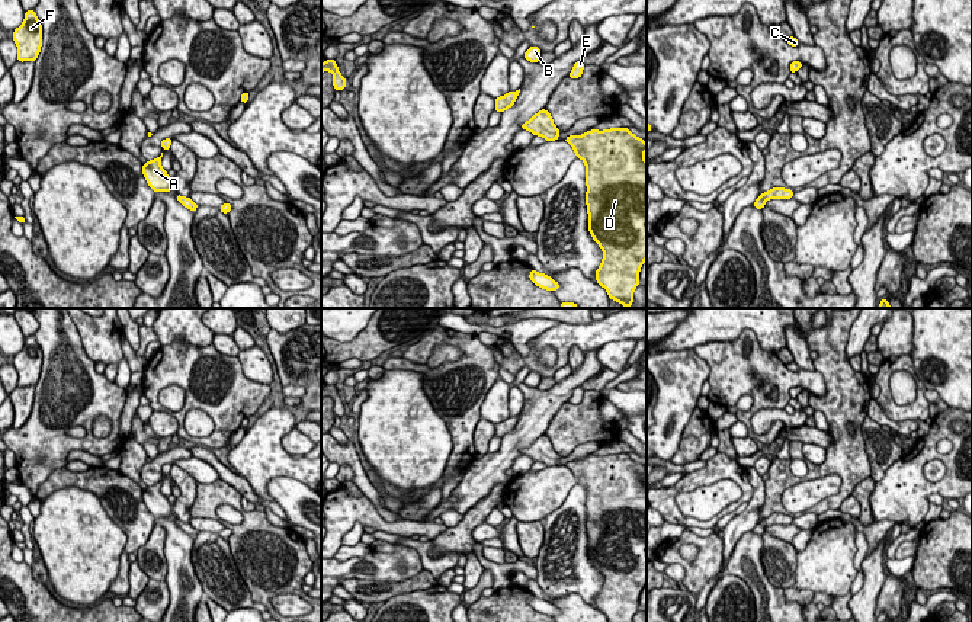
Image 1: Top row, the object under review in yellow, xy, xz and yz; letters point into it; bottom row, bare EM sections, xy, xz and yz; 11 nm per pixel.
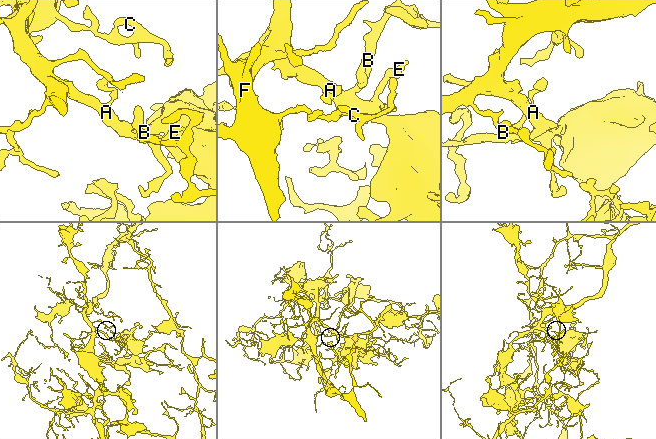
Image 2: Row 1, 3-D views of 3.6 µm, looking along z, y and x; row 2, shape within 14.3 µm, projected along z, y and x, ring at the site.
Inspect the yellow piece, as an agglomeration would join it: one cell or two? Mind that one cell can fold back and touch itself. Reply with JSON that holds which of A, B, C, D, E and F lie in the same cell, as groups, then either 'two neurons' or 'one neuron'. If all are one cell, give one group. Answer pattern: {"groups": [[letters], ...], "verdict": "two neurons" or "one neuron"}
{"groups": [["A", "B", "C", "D", "E", "F"]], "verdict": "one neuron"}

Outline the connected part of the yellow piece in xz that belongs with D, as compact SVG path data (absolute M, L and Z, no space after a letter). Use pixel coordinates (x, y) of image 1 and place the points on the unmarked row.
M625 452L564 466L586 488L588 557L603 575L596 606L609 622L633 622L647 586L647 469Z

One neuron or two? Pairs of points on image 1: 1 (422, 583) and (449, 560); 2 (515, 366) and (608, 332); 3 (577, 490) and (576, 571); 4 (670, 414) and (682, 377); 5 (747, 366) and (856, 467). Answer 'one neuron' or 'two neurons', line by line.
1: two neurons
2: one neuron
3: one neuron
4: one neuron
5: two neurons

